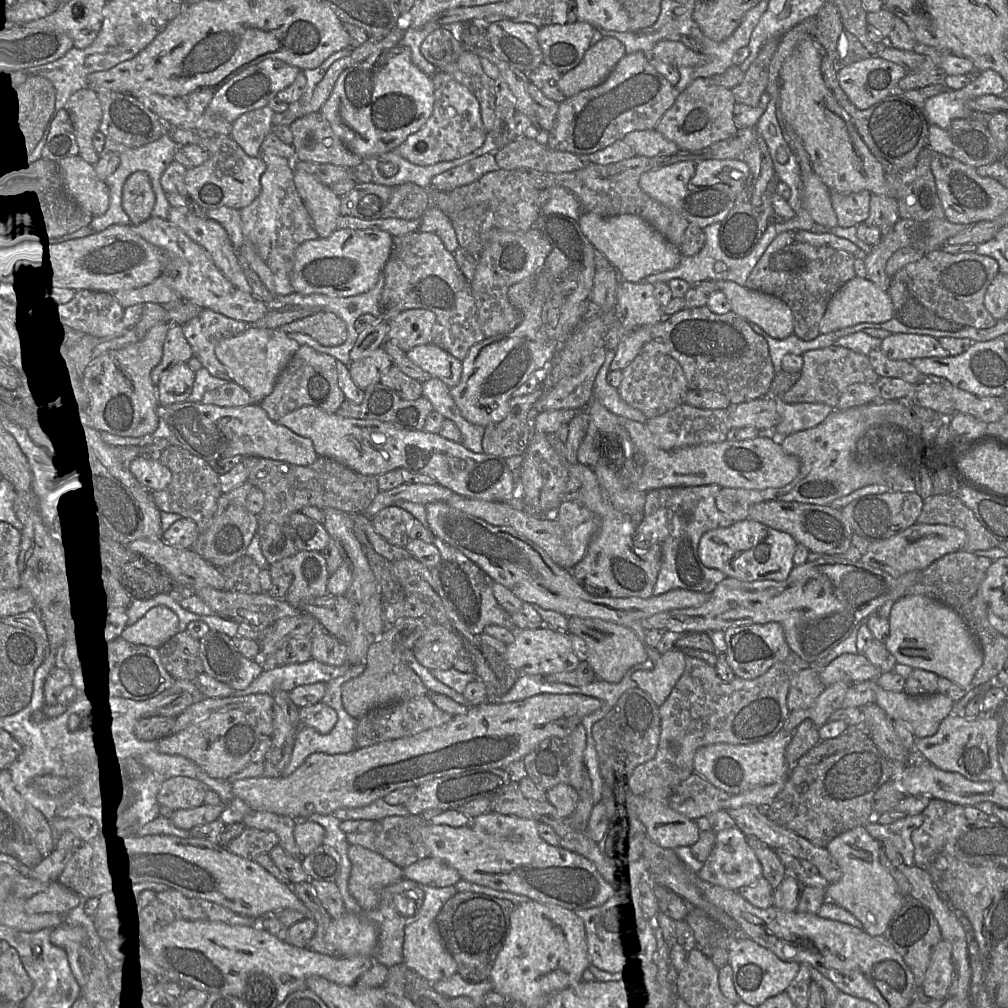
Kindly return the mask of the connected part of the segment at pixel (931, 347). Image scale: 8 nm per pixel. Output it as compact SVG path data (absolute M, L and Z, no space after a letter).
M891 334L881 340L880 349L889 359L909 362L916 358L949 356L938 339L928 335Z

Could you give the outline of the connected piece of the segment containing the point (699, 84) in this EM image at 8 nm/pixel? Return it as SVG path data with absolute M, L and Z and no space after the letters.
M698 78L677 96L674 104L658 121L655 129L665 138L674 142L680 150L701 150L716 142L726 140L736 133L738 129L736 129L733 114L735 104L731 89L711 83L709 78Z

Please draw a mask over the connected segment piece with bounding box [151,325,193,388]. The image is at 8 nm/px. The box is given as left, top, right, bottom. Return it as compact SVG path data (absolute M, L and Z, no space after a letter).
M175 325L167 332L161 361L151 371L151 382L157 387L161 374L170 366L186 363L193 356L191 346L183 333L183 326Z

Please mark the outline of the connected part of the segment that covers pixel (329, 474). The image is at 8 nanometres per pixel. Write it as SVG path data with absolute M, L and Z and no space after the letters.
M246 457L248 481L264 494L264 507L257 516L261 551L272 565L298 552L288 533L289 517L303 507L335 508L350 515L363 514L378 493L377 476L363 475L328 457L318 457L309 466L261 457Z

